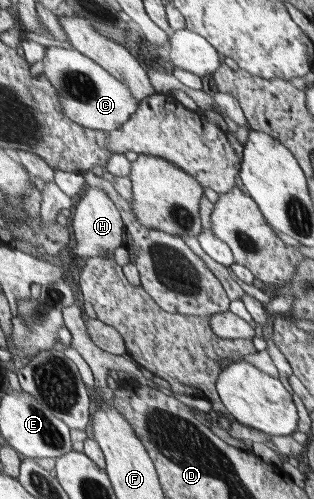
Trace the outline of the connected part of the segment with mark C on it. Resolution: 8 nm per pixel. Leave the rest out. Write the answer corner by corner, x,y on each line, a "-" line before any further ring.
58,46
46,48
44,75
59,90
60,106
64,112
83,127
94,130
118,130
124,126
140,109
141,102
134,98
132,89
107,71
88,55
78,49

